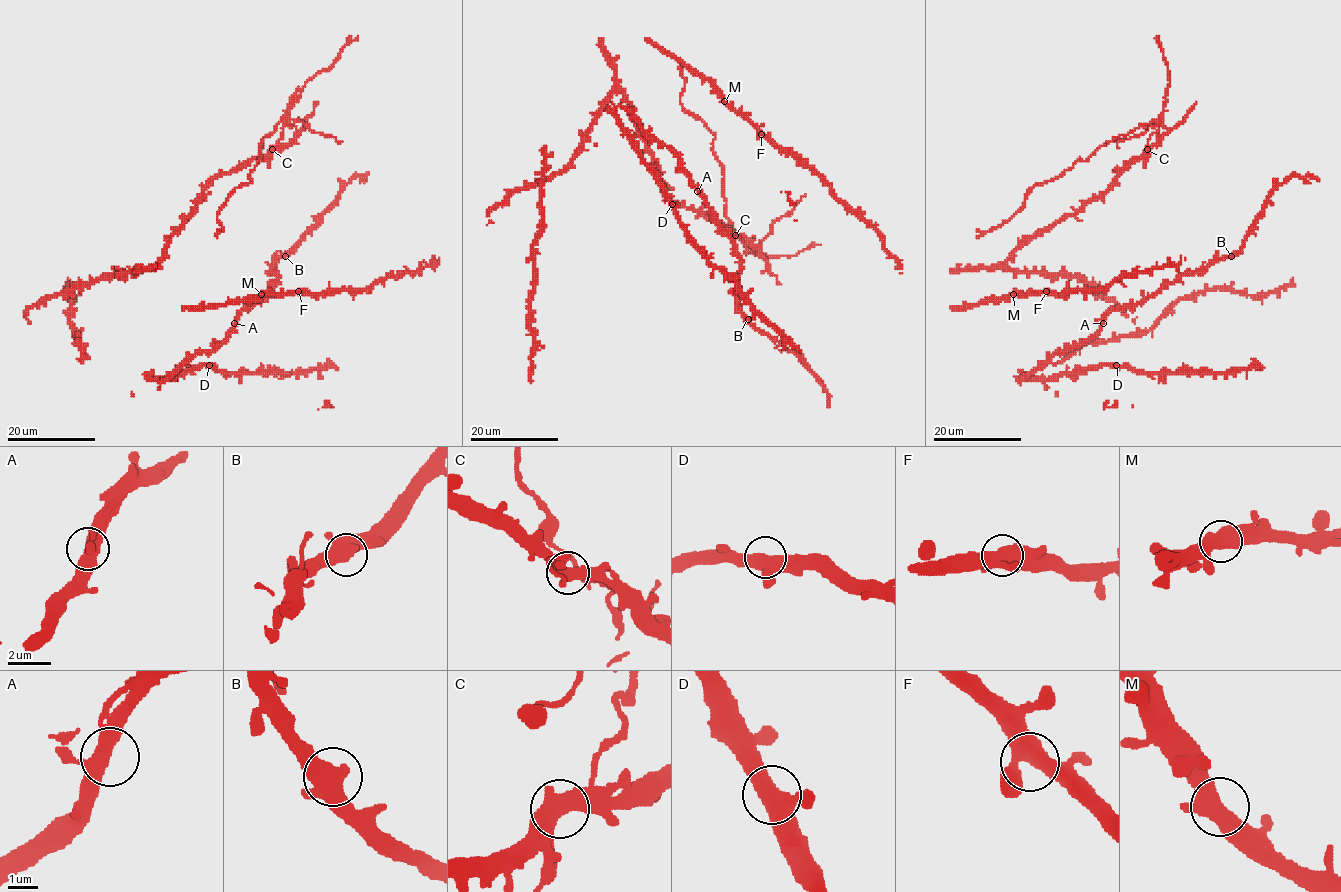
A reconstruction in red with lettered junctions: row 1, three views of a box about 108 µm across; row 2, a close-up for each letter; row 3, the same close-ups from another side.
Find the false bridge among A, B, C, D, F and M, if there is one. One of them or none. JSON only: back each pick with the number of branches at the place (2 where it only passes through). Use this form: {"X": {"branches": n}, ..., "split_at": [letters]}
{"C": {"branches": 3}, "split_at": ["C"]}

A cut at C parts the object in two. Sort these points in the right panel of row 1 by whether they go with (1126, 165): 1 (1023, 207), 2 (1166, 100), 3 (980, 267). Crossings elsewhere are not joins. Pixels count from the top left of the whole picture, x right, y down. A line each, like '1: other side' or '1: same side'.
1: other side
2: other side
3: same side

